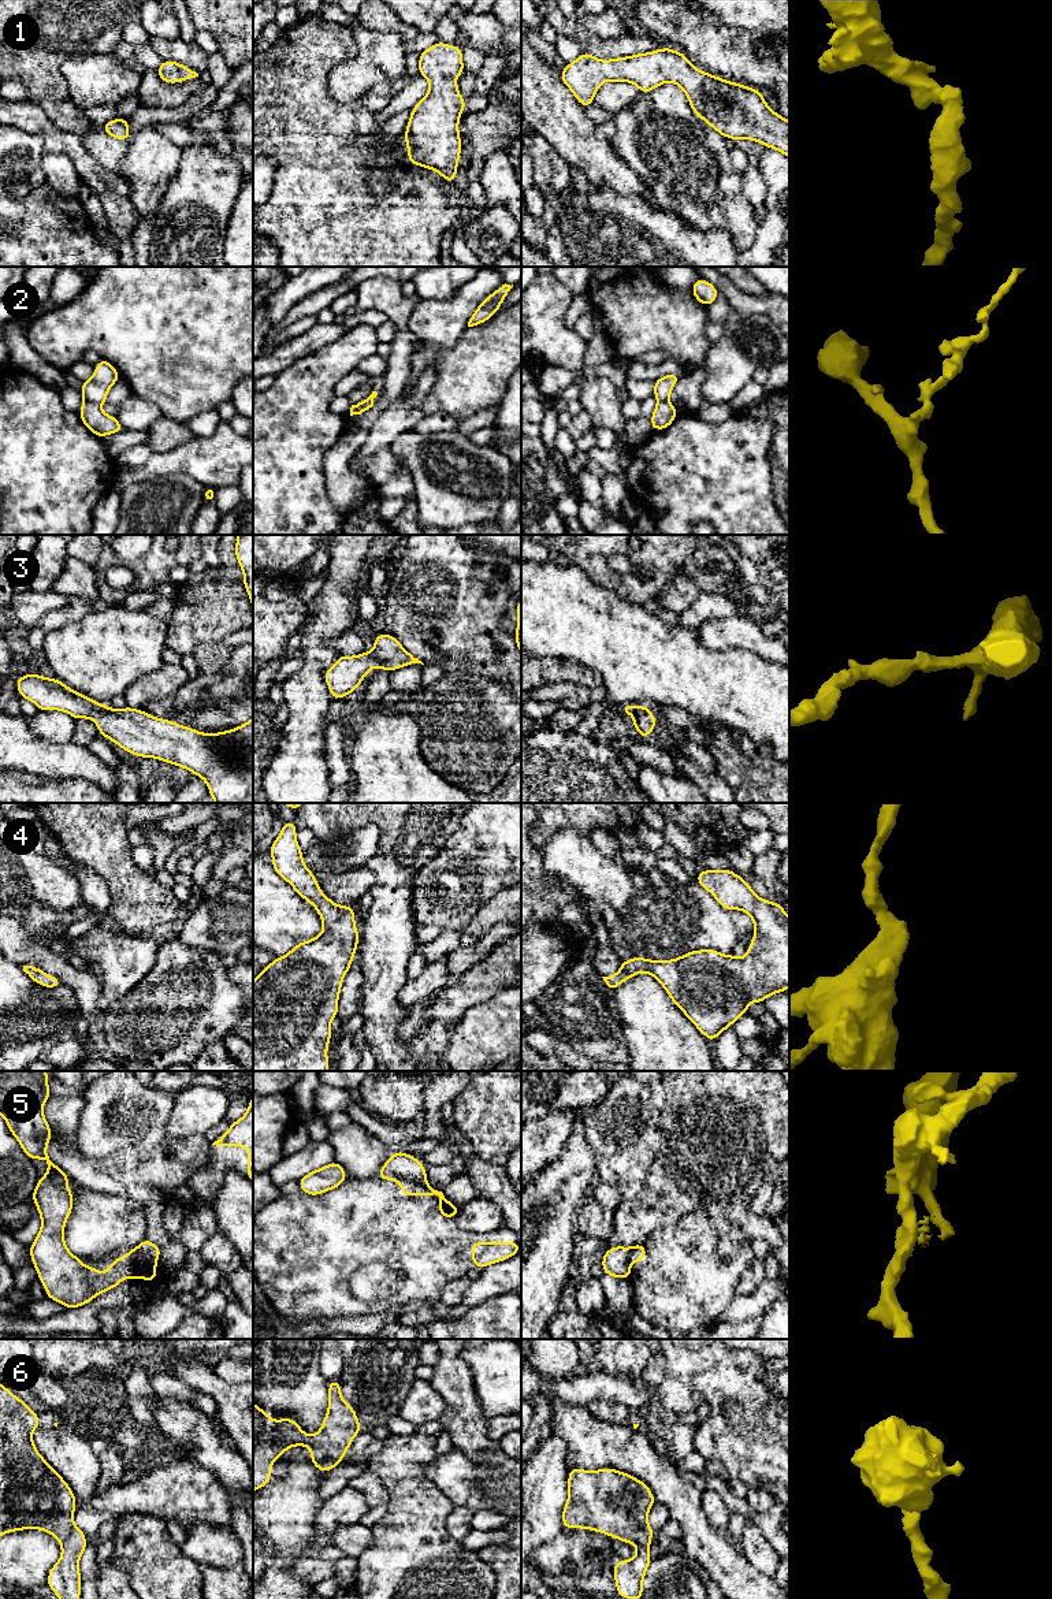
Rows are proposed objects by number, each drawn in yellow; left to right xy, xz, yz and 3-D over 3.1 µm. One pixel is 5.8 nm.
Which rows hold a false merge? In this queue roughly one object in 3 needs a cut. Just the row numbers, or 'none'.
2, 5

